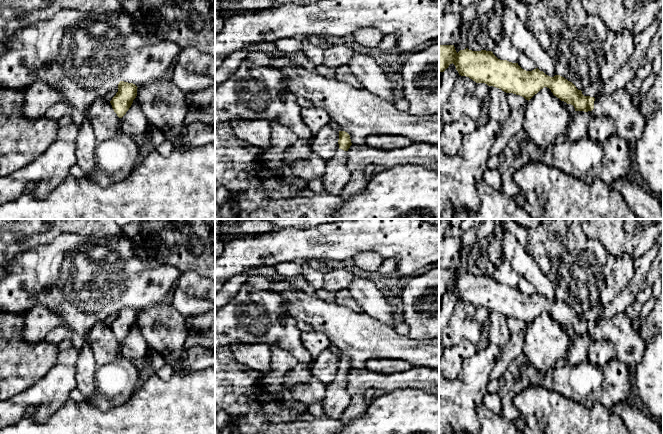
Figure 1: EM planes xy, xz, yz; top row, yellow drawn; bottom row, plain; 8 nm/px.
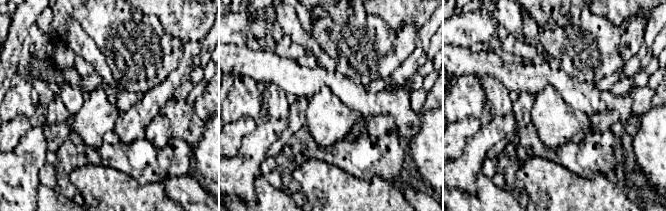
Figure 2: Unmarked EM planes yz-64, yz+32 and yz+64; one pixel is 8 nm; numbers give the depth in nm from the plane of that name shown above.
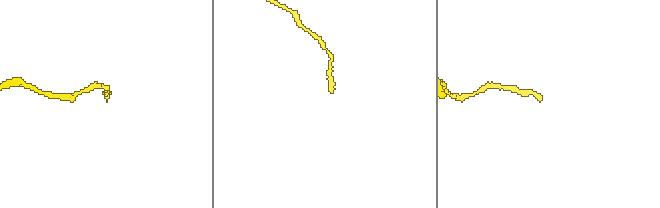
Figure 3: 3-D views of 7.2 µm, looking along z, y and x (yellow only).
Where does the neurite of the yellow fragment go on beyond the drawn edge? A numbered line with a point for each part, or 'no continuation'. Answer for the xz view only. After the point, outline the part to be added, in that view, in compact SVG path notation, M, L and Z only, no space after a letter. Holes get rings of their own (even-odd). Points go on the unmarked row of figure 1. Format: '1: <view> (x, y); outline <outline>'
1: xz (336, 400); outline M339 373L337 378L326 386L324 400L320 403L325 417L340 421L351 401L351 394L347 391L346 383L347 375Z

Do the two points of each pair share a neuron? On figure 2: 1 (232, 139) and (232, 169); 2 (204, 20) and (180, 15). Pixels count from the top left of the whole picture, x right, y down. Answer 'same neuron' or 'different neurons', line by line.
1: different neurons
2: same neuron

